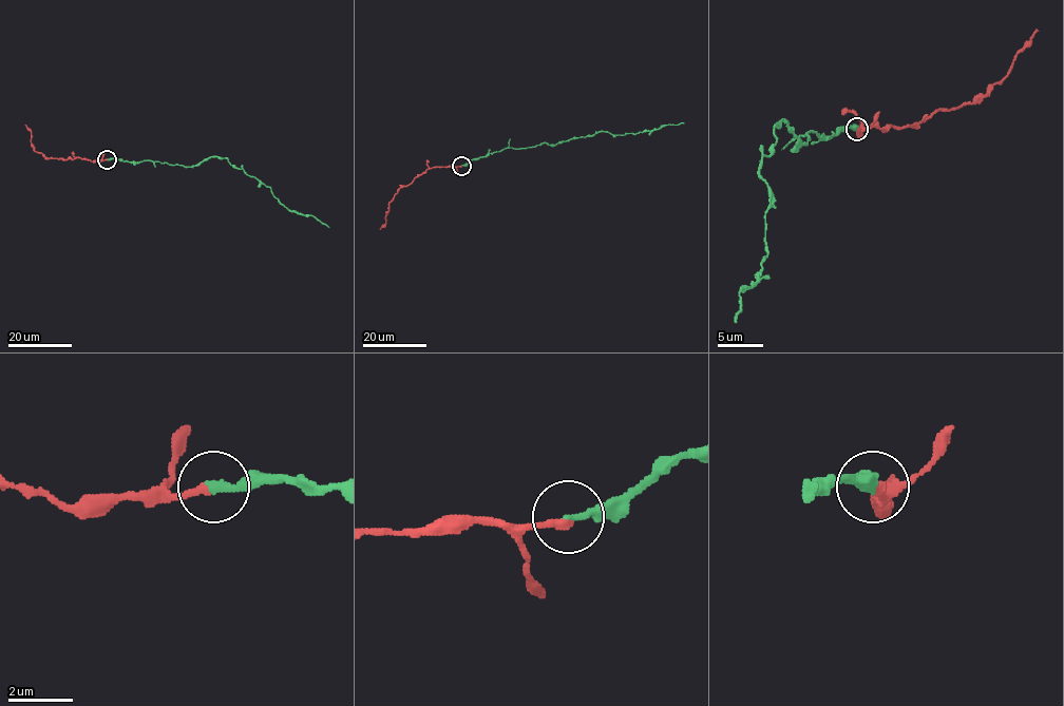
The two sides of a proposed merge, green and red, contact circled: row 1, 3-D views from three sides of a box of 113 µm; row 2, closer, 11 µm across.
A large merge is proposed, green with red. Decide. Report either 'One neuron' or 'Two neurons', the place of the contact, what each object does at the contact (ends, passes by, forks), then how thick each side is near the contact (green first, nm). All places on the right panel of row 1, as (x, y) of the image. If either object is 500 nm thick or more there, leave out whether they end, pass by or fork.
One neuron. Place: (856, 129). At the ring green ends. At the ring red ends. Thickness 260 nm (green) against 280 nm

